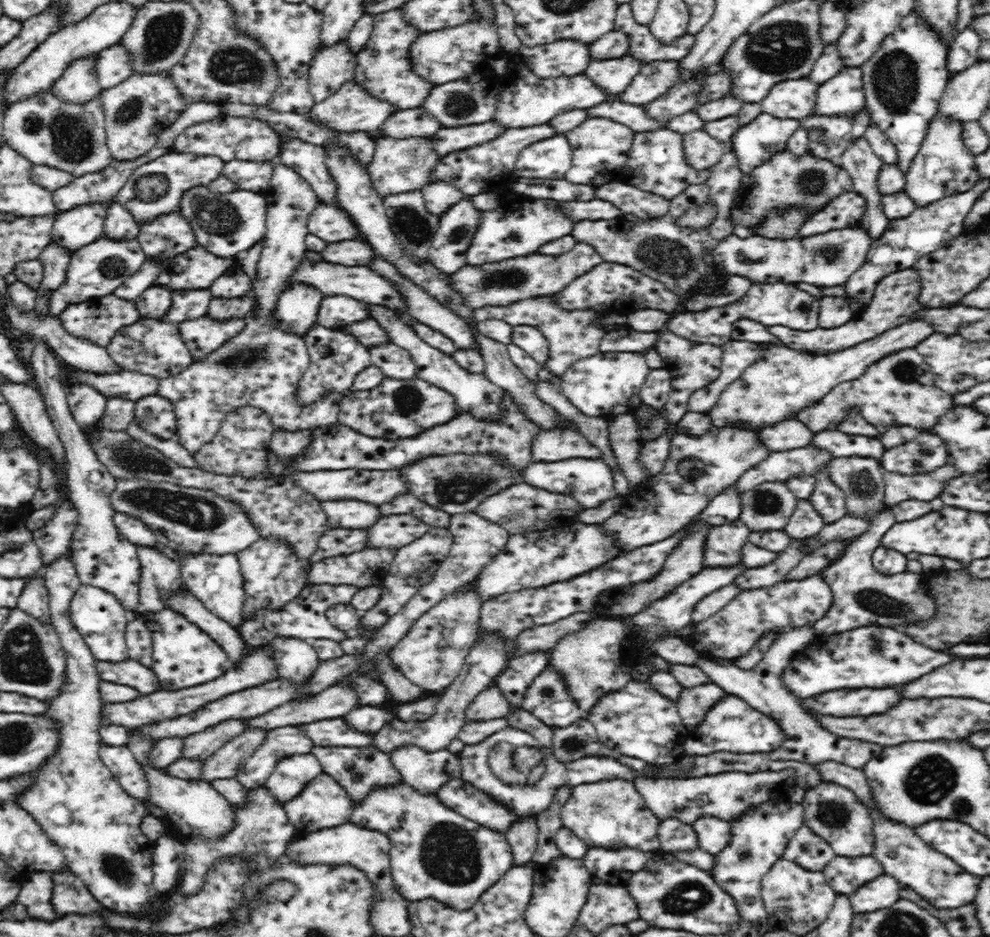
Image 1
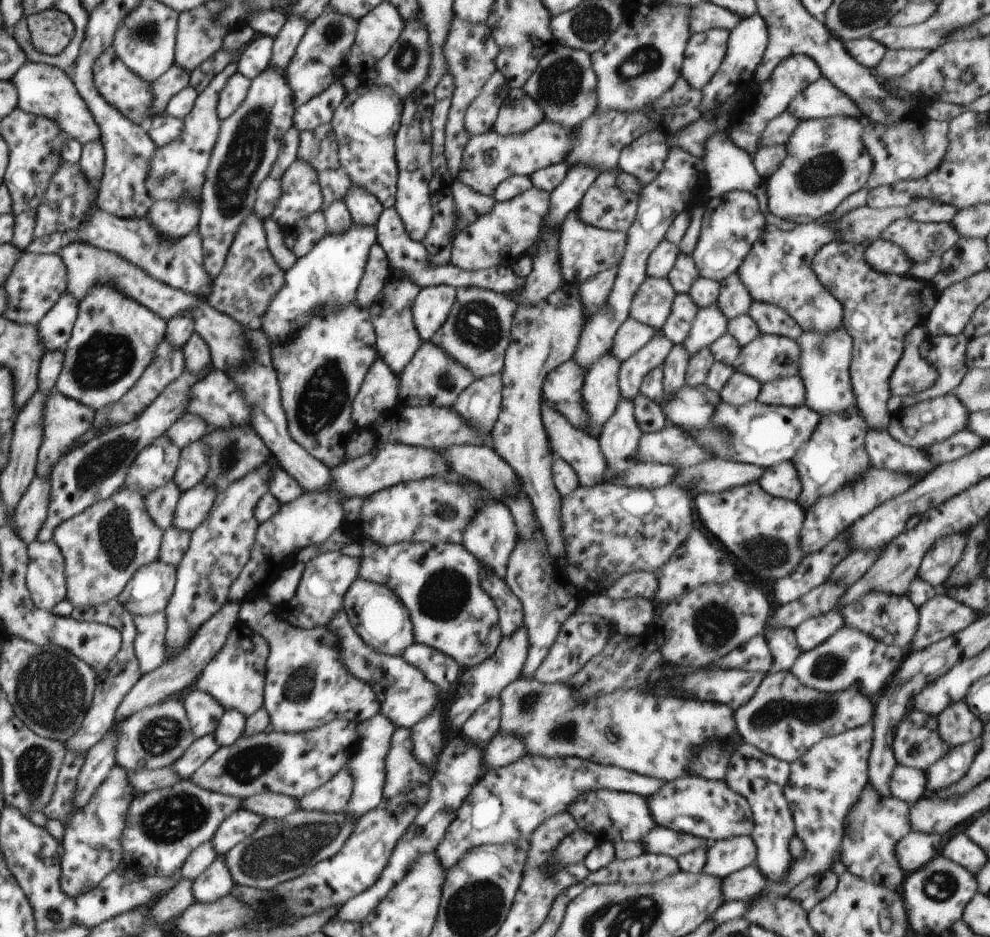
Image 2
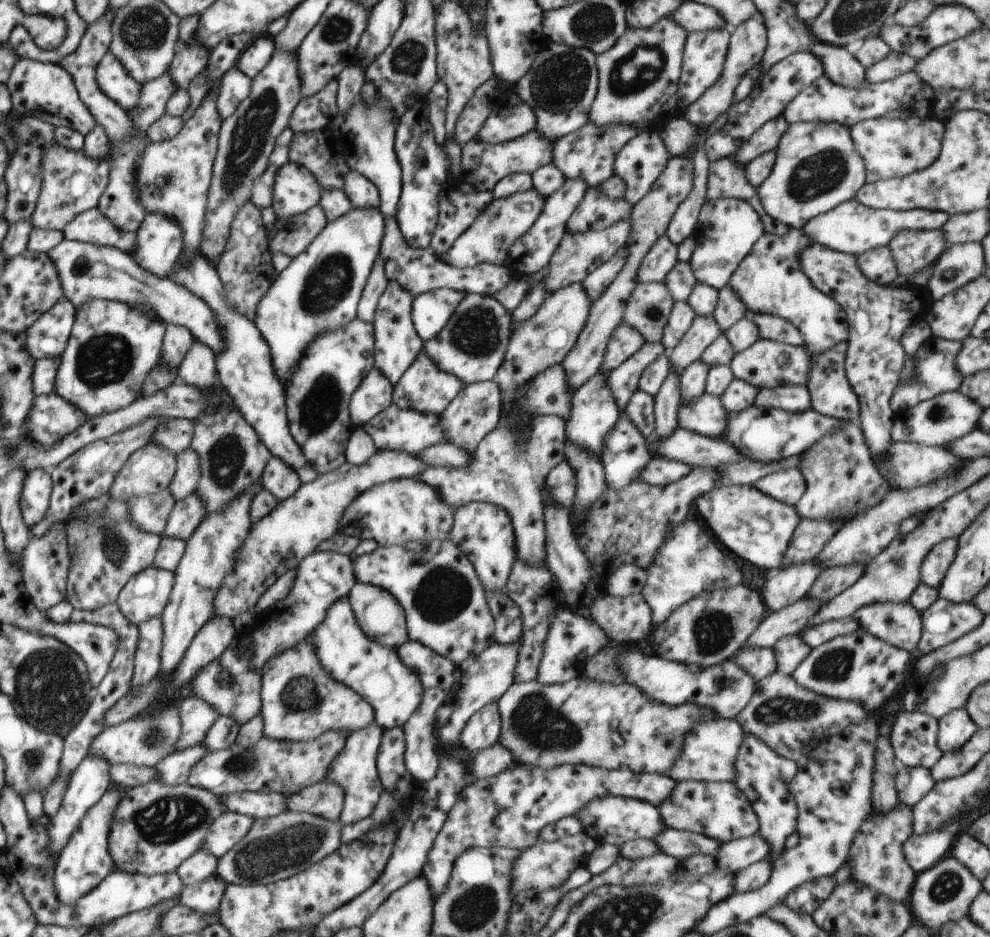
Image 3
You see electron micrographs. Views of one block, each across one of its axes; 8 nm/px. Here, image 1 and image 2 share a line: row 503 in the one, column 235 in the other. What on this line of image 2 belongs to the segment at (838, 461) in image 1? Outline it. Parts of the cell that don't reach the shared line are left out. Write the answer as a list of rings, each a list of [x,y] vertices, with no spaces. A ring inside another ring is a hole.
[[[300,810],[280,820],[264,819],[252,836],[247,836],[225,854],[226,866],[236,885],[272,890],[283,882],[298,878],[317,862],[338,854],[352,836],[357,822],[346,814],[346,810]]]

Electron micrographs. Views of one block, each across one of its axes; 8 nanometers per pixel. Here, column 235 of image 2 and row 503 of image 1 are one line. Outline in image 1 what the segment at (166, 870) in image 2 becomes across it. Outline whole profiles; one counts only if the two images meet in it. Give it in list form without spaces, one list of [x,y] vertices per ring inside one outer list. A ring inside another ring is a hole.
[[[797,499],[796,508],[784,528],[791,539],[808,539],[824,528],[825,522],[809,499]]]

